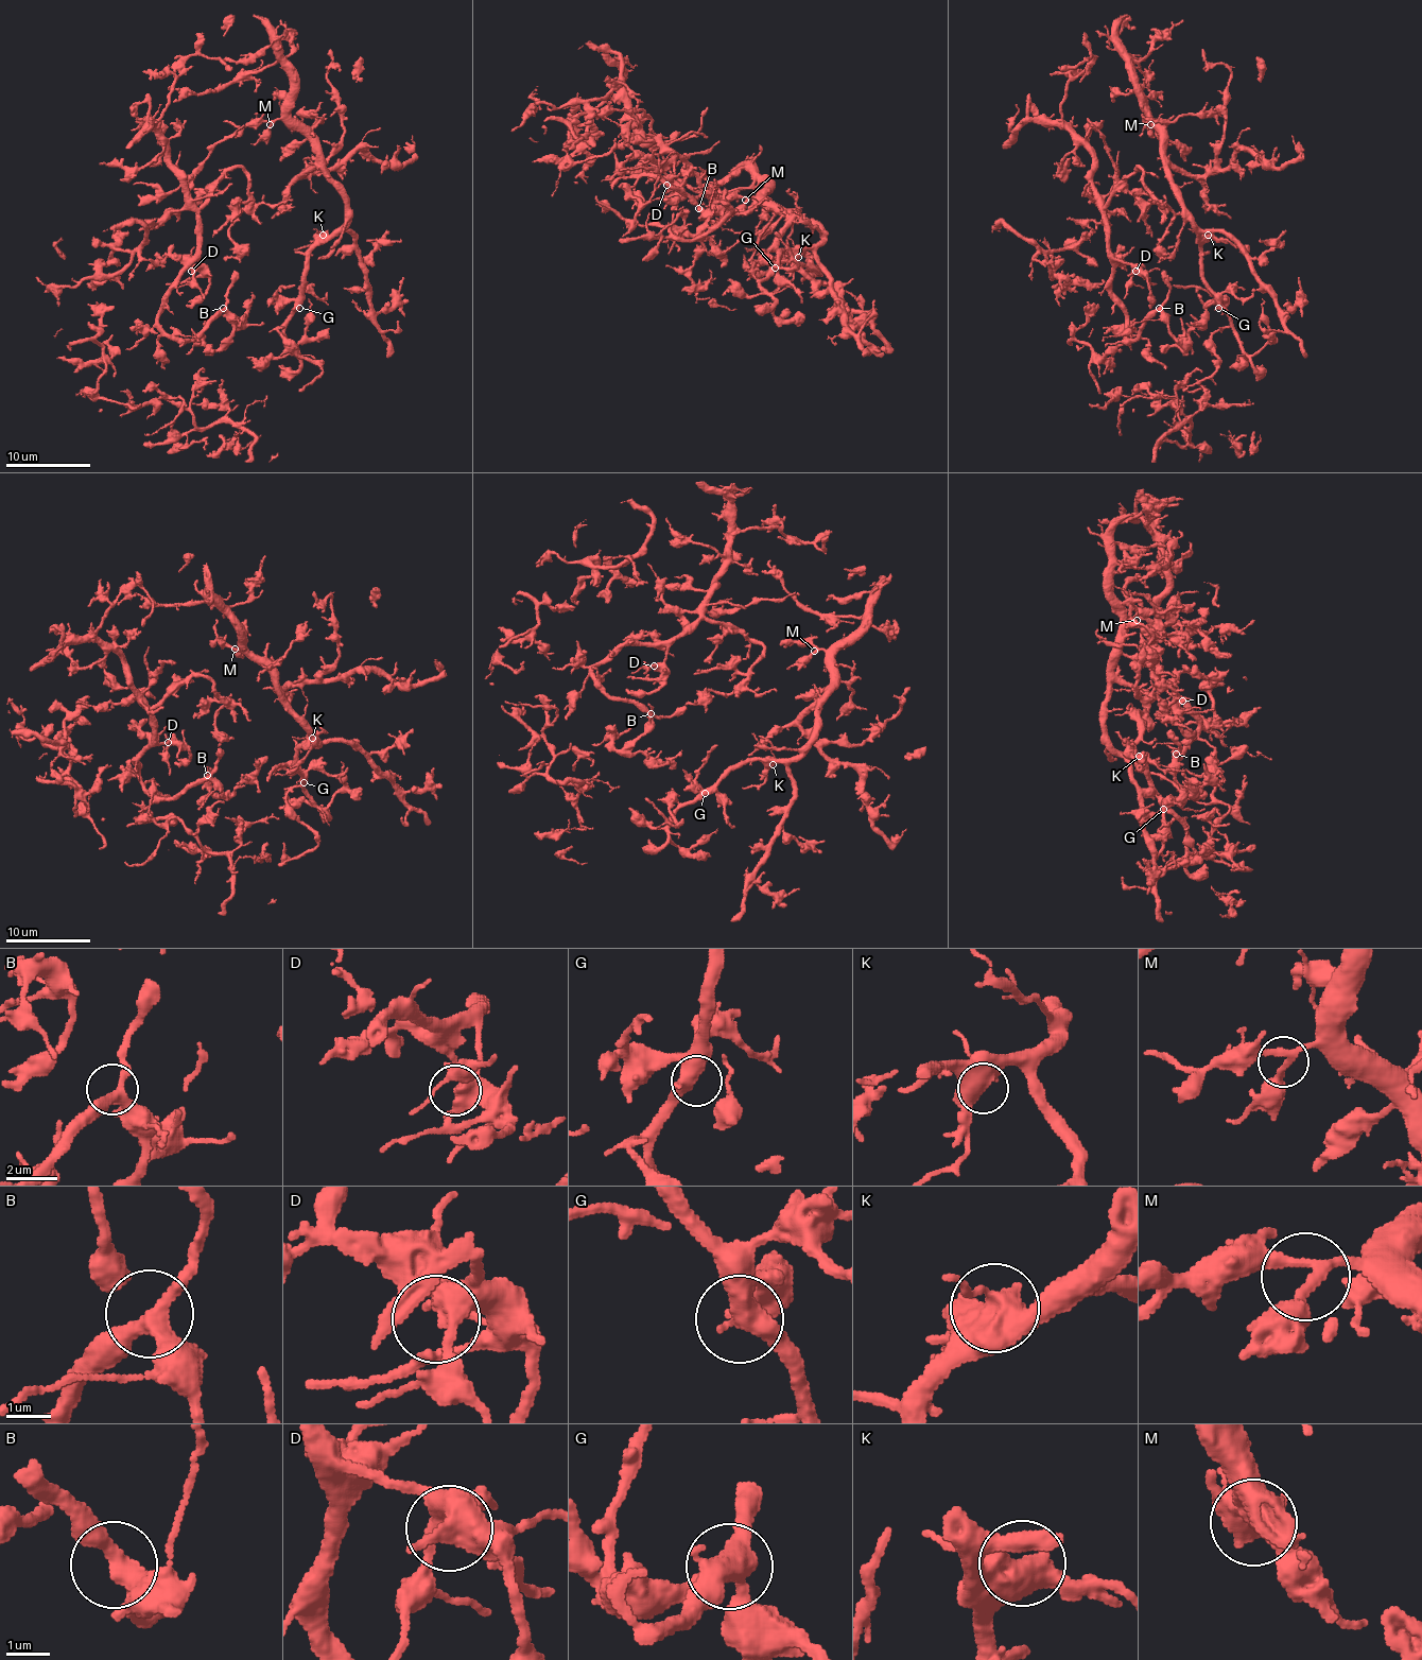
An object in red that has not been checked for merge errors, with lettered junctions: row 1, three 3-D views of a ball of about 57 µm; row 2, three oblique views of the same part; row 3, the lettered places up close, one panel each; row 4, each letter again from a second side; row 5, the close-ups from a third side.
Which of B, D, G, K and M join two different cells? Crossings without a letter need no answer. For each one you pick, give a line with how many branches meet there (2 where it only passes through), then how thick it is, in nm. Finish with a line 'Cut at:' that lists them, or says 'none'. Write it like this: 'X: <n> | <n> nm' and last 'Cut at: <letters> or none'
Cut at: none

